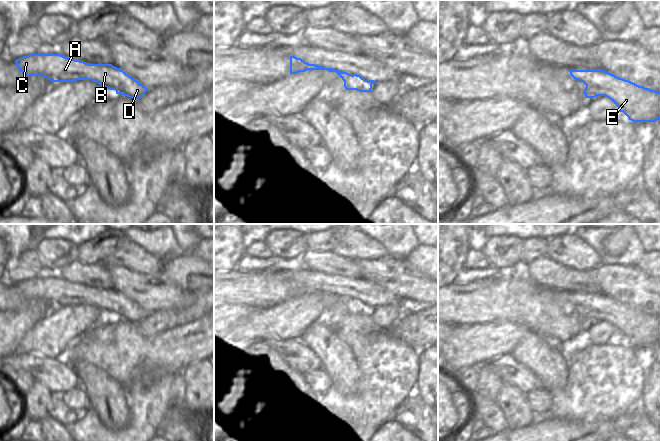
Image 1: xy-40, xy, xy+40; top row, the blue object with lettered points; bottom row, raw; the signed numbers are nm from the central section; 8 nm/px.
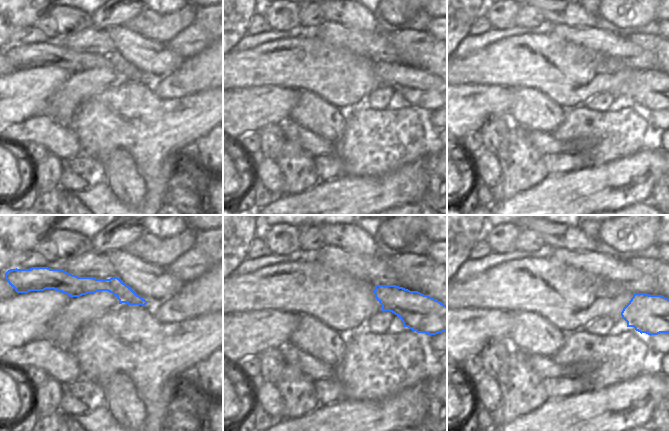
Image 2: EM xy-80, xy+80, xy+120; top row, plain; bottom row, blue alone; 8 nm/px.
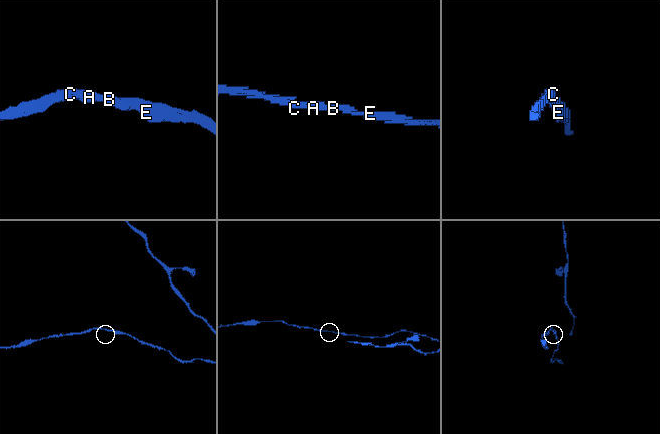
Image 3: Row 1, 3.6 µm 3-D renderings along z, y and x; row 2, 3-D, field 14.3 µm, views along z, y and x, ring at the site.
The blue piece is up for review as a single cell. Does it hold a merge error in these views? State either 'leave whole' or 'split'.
leave whole

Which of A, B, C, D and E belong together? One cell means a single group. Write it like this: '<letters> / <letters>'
A B C D E

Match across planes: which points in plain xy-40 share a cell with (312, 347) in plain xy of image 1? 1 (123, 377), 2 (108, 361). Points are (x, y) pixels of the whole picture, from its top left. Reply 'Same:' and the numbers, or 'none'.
Same: none

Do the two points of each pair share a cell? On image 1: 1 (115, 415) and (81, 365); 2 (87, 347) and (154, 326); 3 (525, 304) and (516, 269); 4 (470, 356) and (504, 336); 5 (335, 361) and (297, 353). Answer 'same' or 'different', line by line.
1: same
2: different
3: different
4: same
5: same

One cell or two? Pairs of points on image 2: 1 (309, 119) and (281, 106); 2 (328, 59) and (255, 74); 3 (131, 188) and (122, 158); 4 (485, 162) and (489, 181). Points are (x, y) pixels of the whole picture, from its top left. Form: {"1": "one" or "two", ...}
{"1": "two", "2": "one", "3": "one", "4": "one"}

